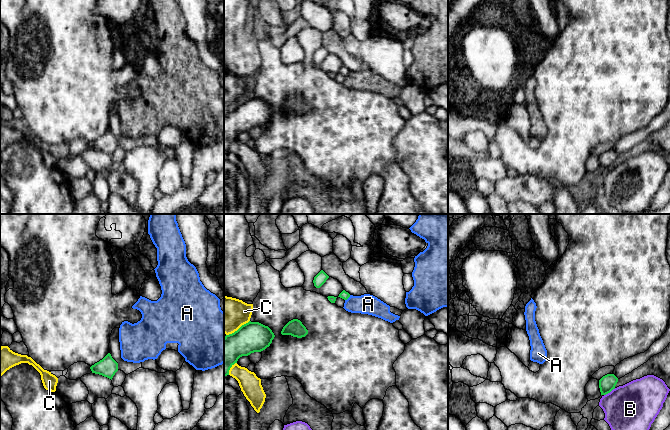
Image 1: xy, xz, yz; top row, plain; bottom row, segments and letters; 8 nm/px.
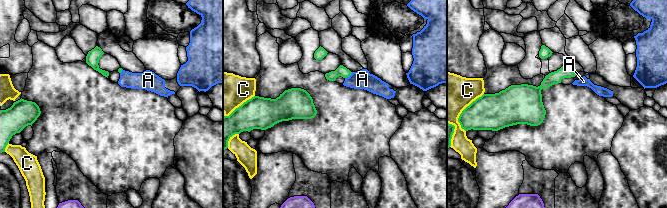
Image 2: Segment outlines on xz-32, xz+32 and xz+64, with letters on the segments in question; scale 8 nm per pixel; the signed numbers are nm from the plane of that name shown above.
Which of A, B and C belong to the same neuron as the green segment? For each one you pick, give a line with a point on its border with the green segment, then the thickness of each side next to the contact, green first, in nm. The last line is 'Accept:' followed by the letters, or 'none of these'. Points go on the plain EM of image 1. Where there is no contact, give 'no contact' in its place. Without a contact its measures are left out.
Accept: none of these

